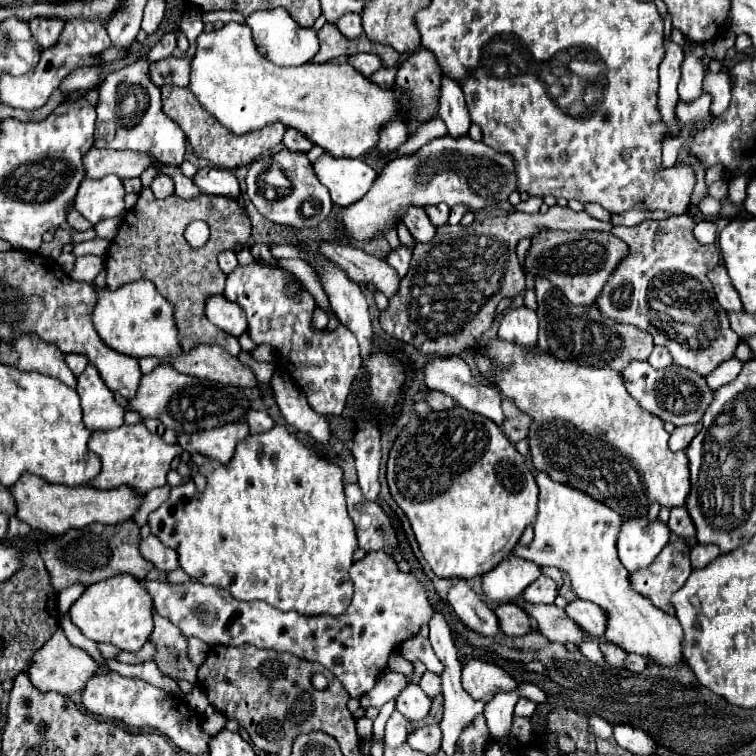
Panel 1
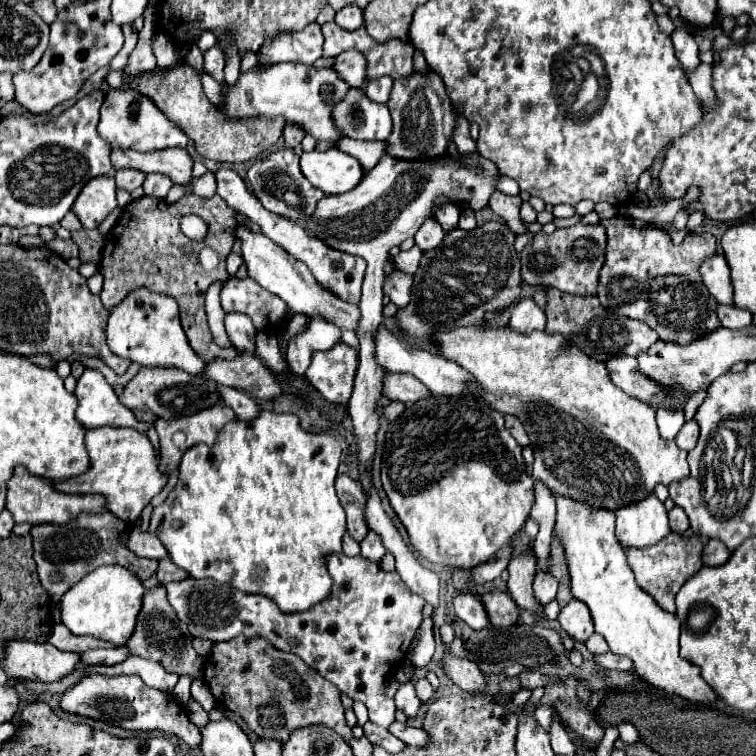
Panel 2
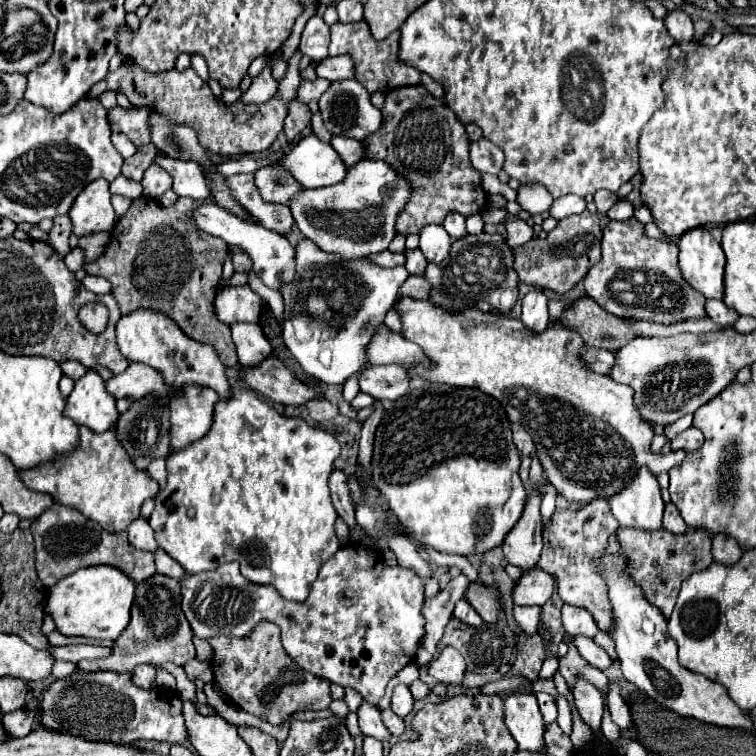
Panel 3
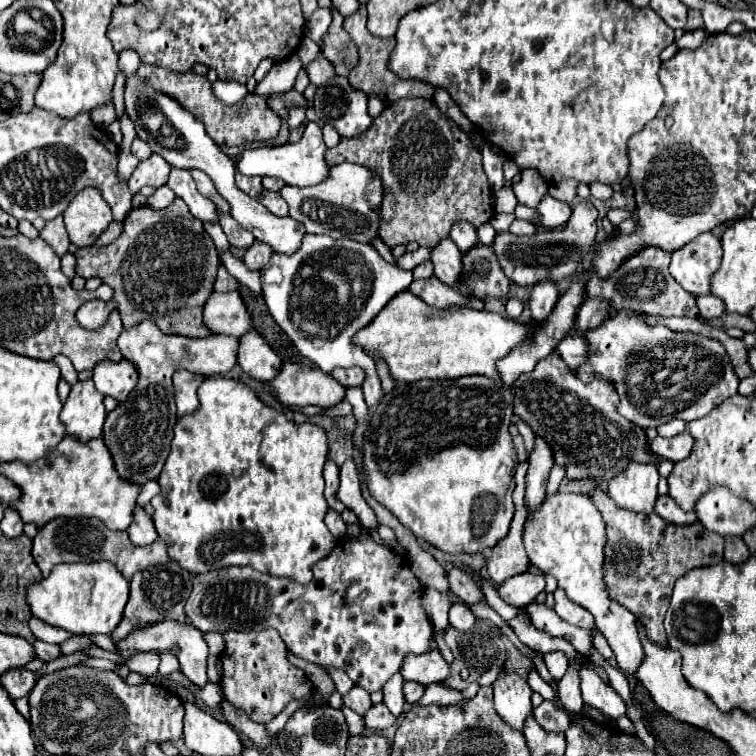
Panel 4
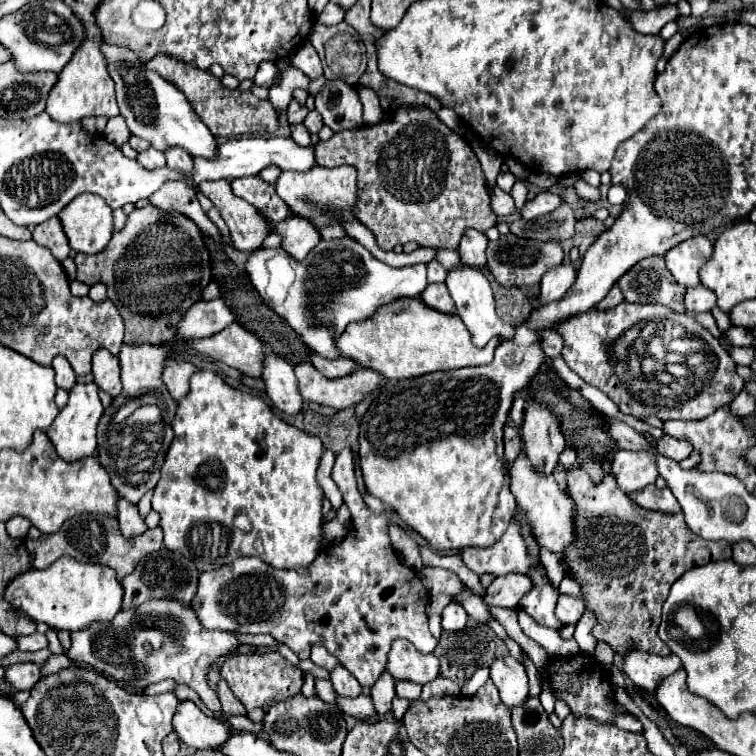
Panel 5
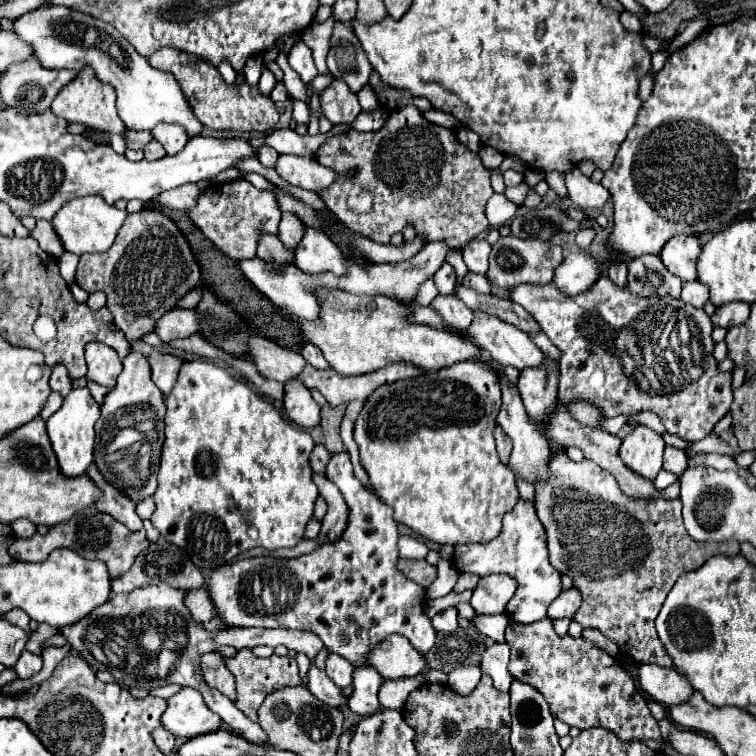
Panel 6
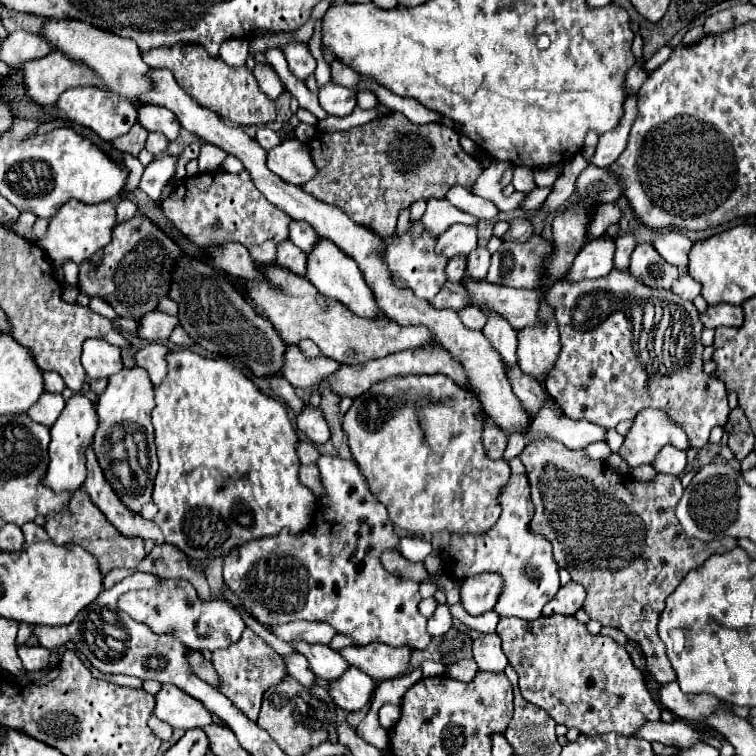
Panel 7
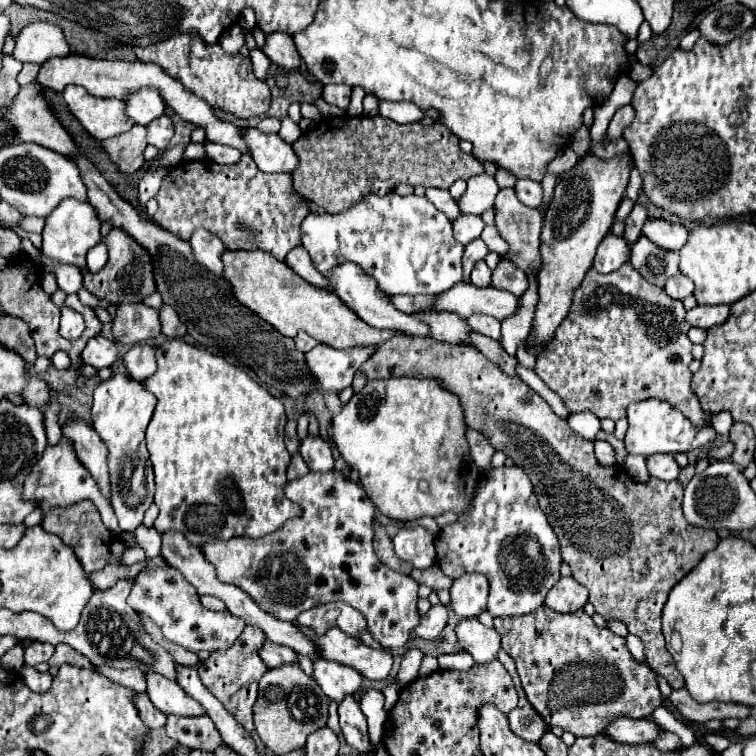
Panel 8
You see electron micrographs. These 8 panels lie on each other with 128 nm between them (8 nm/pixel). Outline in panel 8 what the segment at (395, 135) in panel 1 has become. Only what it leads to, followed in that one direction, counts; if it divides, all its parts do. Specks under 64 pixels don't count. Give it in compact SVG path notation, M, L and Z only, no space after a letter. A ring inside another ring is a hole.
M328 84L328 86L324 86L322 98L334 106L346 108L350 104L350 92L352 92L352 88L348 84Z

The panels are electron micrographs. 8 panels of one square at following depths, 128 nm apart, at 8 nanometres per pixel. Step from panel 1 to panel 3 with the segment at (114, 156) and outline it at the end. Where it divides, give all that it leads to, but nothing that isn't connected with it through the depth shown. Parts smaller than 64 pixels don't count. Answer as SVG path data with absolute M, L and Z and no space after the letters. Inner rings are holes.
M112 132L112 144L122 154L122 158L130 158L136 154L136 146L126 136L120 136L120 132ZM158 154L154 158L156 164L160 164L166 172L172 174L174 178L174 192L178 196L190 196L194 200L204 200L210 196L210 190L206 186L204 174L200 170L200 166L192 160L172 160L168 156Z

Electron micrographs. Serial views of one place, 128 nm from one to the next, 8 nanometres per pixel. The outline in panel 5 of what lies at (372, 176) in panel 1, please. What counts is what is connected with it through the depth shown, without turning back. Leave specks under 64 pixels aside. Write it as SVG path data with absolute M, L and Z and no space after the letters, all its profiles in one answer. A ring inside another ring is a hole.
M318 136L312 138L312 146L304 148L298 146L292 138L232 138L226 142L220 142L216 146L216 160L200 160L200 158L192 158L194 160L194 168L192 168L192 176L188 176L188 180L192 180L192 184L200 184L206 180L220 180L220 178L240 178L240 176L258 176L262 168L266 168L268 164L278 166L280 170L294 170L294 172L306 172L310 170L316 162L314 162L314 146L318 144Z

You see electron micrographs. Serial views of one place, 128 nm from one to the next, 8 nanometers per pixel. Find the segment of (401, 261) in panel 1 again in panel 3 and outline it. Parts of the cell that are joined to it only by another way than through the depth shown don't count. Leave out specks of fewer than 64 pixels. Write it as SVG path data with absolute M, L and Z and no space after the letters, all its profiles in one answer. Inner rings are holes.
M406 250L404 252L406 254L406 270L410 272L410 274L418 274L418 276L422 276L424 274L424 268L426 268L426 260L424 260L424 254L420 252L420 250Z

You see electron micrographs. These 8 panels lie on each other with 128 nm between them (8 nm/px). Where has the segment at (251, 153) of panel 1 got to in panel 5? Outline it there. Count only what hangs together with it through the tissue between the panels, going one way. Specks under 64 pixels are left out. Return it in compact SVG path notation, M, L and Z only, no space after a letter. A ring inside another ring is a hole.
M156 56L150 62L146 62L146 68L152 72L158 72L160 76L168 78L172 84L176 84L200 116L200 120L210 128L210 132L216 138L228 140L228 138L240 138L242 134L274 134L278 130L278 112L268 100L256 98L250 90L240 92L240 90L228 90L222 86L222 82L212 76L208 70L200 70L192 64L182 64L180 60L172 60L172 56Z

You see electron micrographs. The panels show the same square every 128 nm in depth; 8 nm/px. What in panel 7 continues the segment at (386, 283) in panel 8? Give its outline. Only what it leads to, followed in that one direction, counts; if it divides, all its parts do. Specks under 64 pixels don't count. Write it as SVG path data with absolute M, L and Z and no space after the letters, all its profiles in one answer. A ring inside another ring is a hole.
M412 220L406 232L402 234L394 232L388 240L386 238L382 240L384 262L388 266L390 278L398 288L410 288L416 294L416 298L422 298L422 300L430 300L432 296L436 296L446 282L444 264L448 264L448 258L436 252L436 240L438 236L432 236L430 232L426 232L422 220ZM290 222L290 240L306 254L320 242L320 234L306 222Z

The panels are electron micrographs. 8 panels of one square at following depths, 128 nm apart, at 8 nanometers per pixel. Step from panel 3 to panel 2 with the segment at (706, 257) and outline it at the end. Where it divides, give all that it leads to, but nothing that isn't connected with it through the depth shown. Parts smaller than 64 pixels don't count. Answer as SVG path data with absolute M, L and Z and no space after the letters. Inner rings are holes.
M716 252L714 256L708 256L700 264L700 276L706 284L708 292L720 302L720 304L732 304L732 284L730 284L730 272L728 264L724 260L722 252Z

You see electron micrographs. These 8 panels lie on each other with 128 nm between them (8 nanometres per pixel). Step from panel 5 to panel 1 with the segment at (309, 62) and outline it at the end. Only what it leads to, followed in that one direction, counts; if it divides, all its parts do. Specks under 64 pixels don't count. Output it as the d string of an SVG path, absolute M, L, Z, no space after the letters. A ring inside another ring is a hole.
M356 54L356 56L348 56L348 64L352 64L356 68L356 72L360 72L362 76L372 76L376 70L382 68L380 58L376 54Z

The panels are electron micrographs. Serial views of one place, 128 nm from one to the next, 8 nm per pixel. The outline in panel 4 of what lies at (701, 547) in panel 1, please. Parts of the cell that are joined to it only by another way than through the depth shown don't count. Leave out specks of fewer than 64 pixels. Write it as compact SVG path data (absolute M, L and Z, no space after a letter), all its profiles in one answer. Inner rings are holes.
M728 536L726 538L726 548L724 548L724 560L732 562L732 564L740 564L744 560L748 560L752 556L752 552L748 550L746 542L740 536Z

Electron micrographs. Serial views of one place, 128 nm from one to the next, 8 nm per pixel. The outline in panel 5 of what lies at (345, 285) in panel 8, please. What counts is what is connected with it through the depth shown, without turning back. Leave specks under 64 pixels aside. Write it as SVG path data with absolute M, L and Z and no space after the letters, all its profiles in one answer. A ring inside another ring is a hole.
M286 218L278 224L270 224L272 232L282 234L282 248L296 260L304 260L312 248L320 242L318 230L304 218Z

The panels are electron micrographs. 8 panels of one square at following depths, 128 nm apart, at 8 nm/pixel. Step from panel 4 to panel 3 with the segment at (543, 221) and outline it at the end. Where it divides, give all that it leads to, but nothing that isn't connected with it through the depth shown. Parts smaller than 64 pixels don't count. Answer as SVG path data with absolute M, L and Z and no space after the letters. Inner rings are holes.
M562 196L560 200L554 200L552 208L550 208L550 216L554 216L556 220L568 218L572 214L580 214L582 210L586 210L586 202L582 196Z

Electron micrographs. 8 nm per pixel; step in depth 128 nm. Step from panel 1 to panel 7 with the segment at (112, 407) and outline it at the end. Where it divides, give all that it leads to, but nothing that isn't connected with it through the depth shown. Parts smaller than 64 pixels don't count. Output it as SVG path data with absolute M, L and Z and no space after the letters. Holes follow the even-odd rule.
M72 396L66 402L64 412L60 414L58 422L52 426L50 434L50 448L48 448L48 468L46 468L46 476L44 476L44 486L48 486L54 492L76 492L78 488L82 488L84 480L86 480L86 456L84 450L88 444L92 444L90 440L94 438L98 426L98 416L96 416L96 408L94 404L86 398L86 396Z

